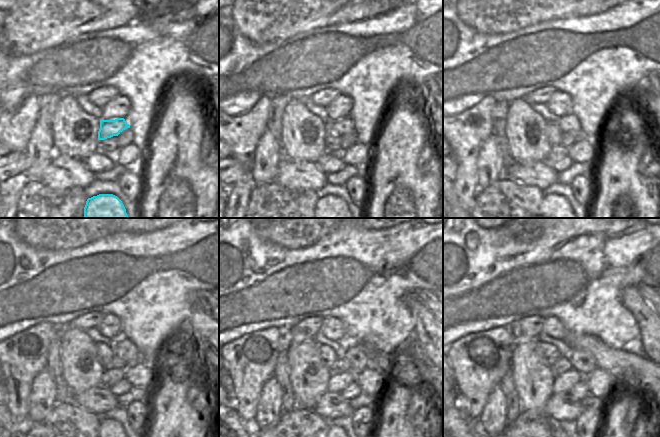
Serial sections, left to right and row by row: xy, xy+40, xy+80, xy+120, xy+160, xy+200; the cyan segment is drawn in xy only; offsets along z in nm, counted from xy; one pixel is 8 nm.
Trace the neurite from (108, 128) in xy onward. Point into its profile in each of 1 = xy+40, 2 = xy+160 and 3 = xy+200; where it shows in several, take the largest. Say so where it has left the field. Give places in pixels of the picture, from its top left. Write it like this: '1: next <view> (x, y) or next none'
1: next xy+40 (341, 126)
2: next xy+160 (358, 359)
3: next xy+200 (583, 362)

